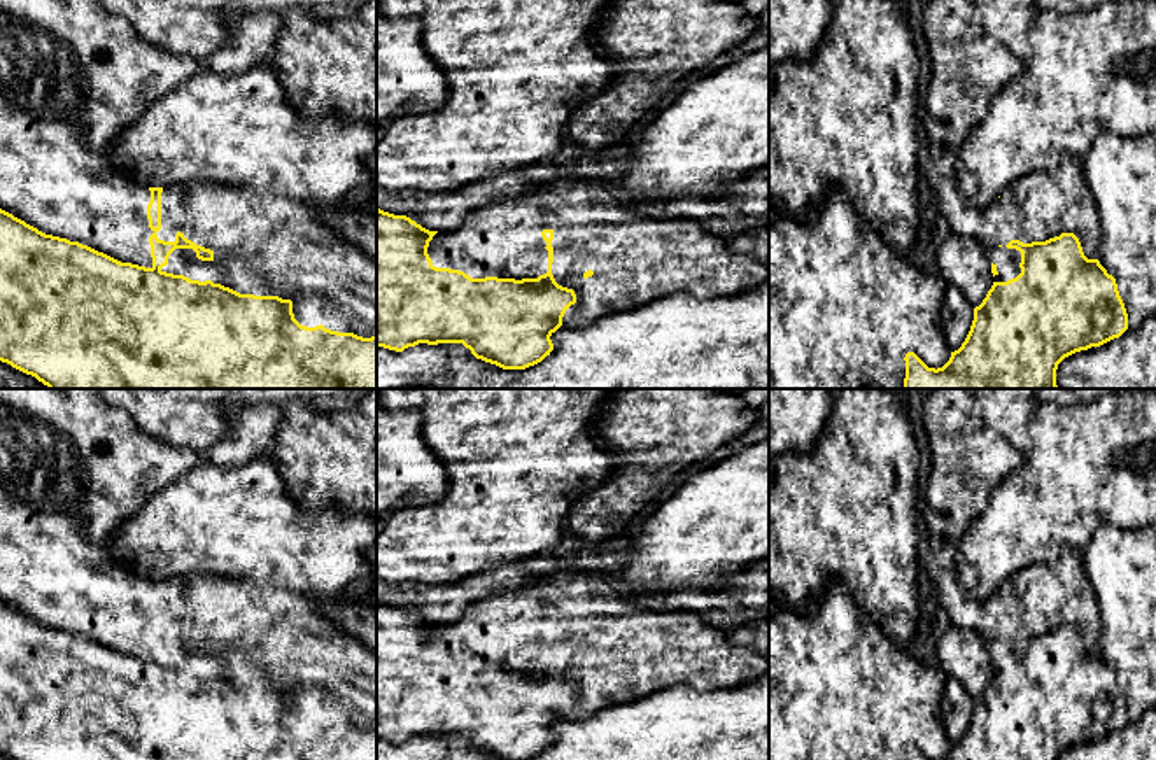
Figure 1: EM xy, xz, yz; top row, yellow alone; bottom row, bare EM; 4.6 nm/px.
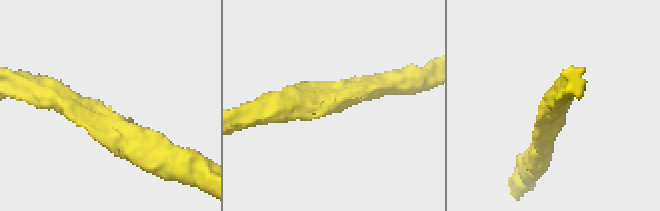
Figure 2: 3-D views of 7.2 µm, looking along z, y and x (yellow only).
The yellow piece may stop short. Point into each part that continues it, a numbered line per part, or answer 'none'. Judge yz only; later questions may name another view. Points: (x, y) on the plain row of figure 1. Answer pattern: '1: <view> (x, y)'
1: yz (1011, 666)

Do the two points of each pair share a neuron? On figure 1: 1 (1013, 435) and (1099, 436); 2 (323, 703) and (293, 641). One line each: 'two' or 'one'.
1: two
2: one

